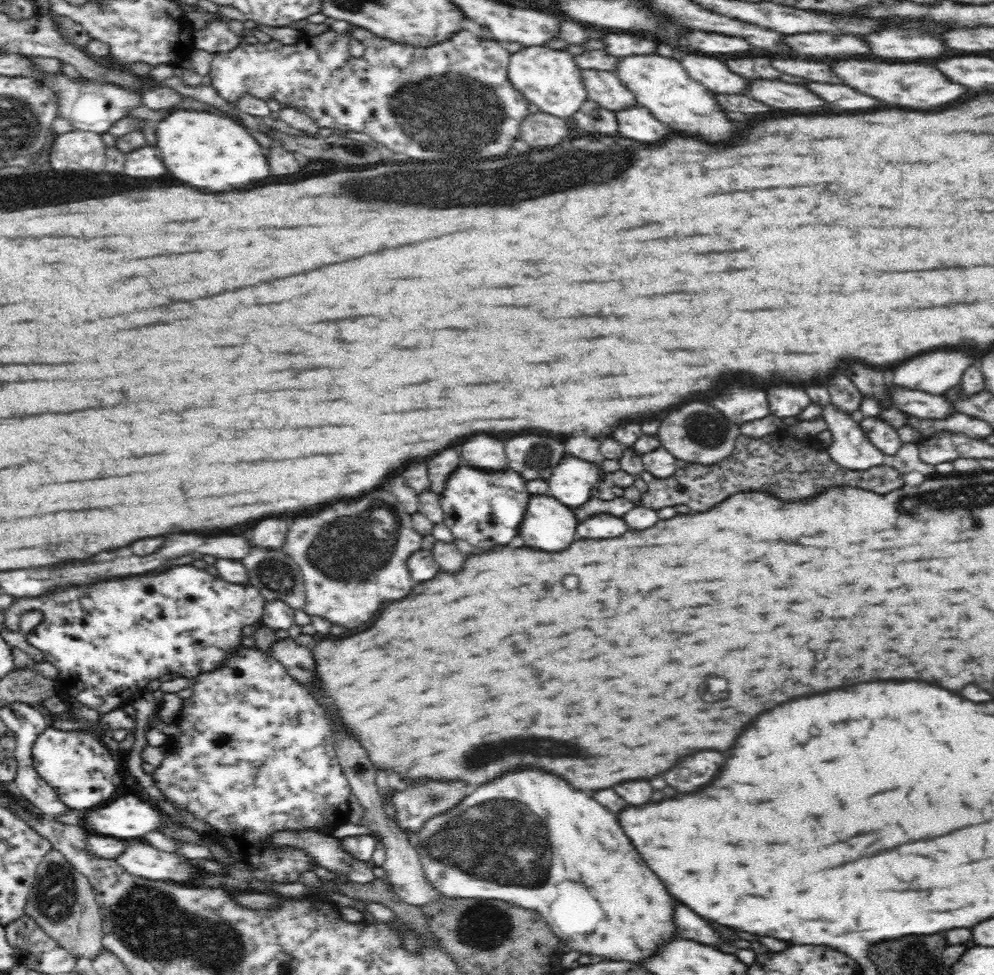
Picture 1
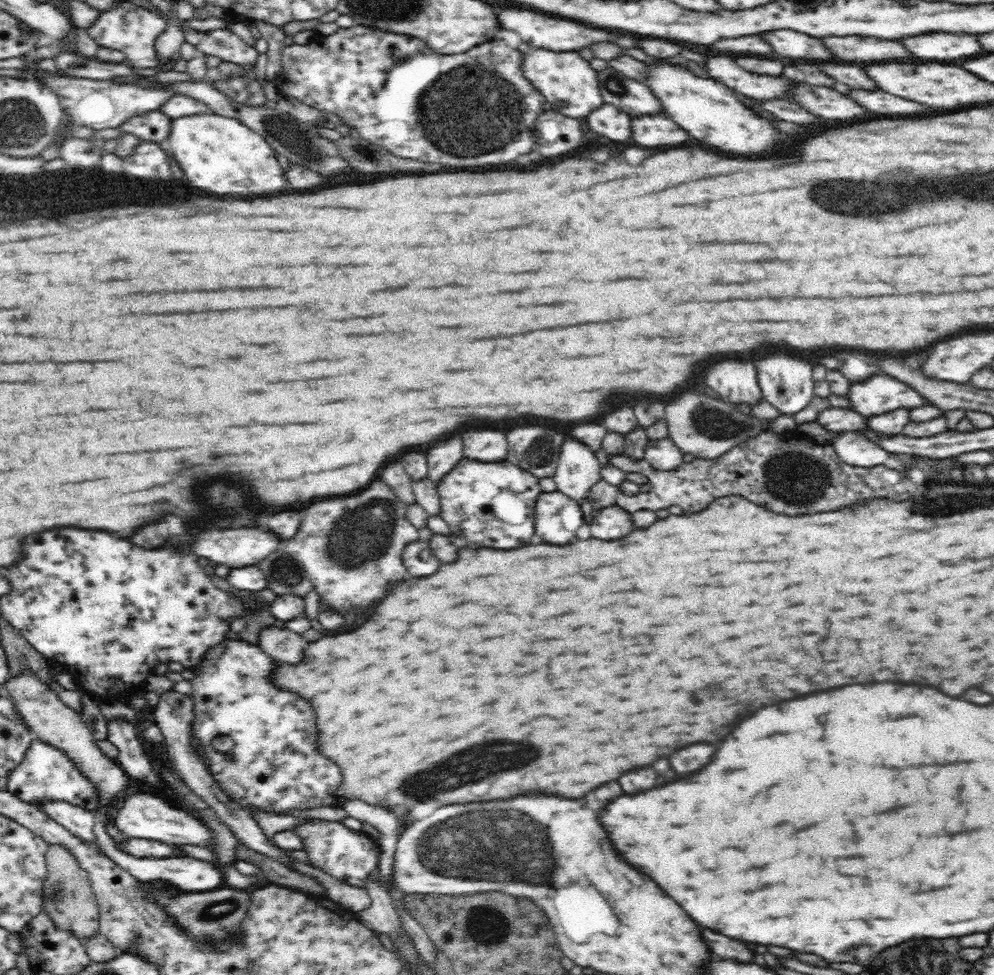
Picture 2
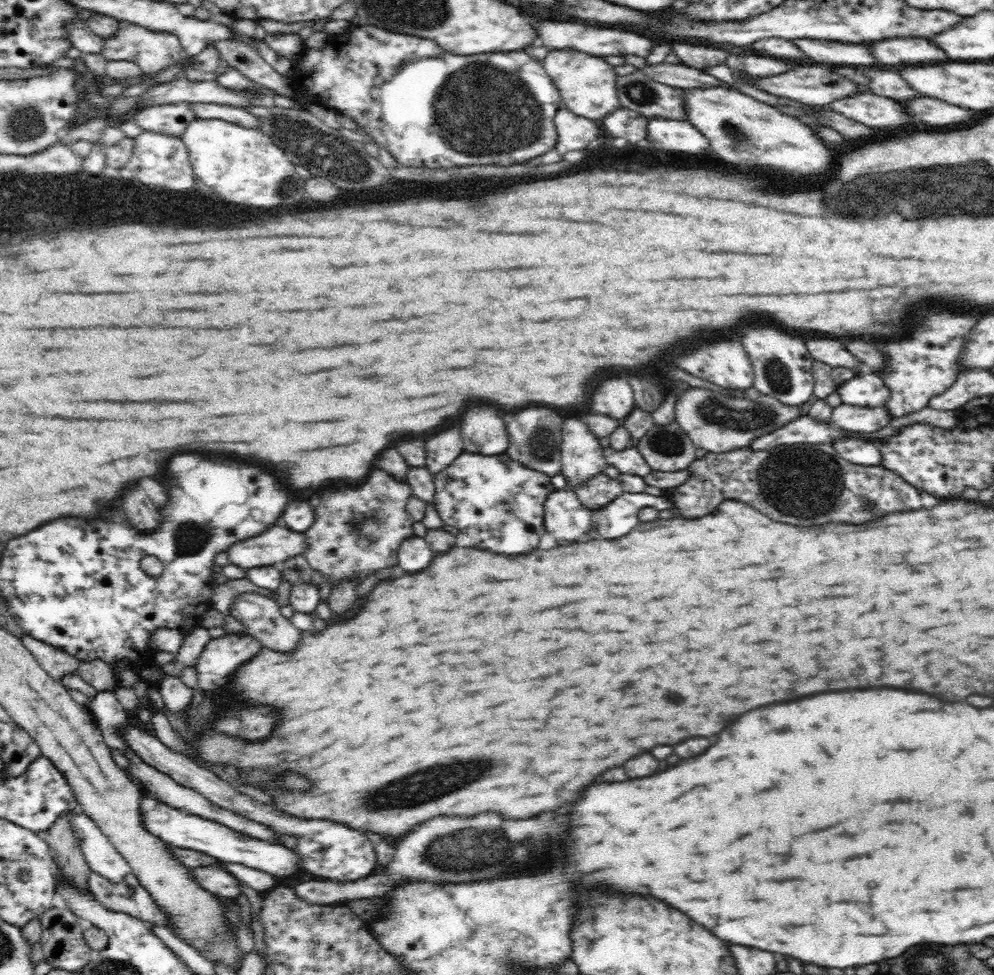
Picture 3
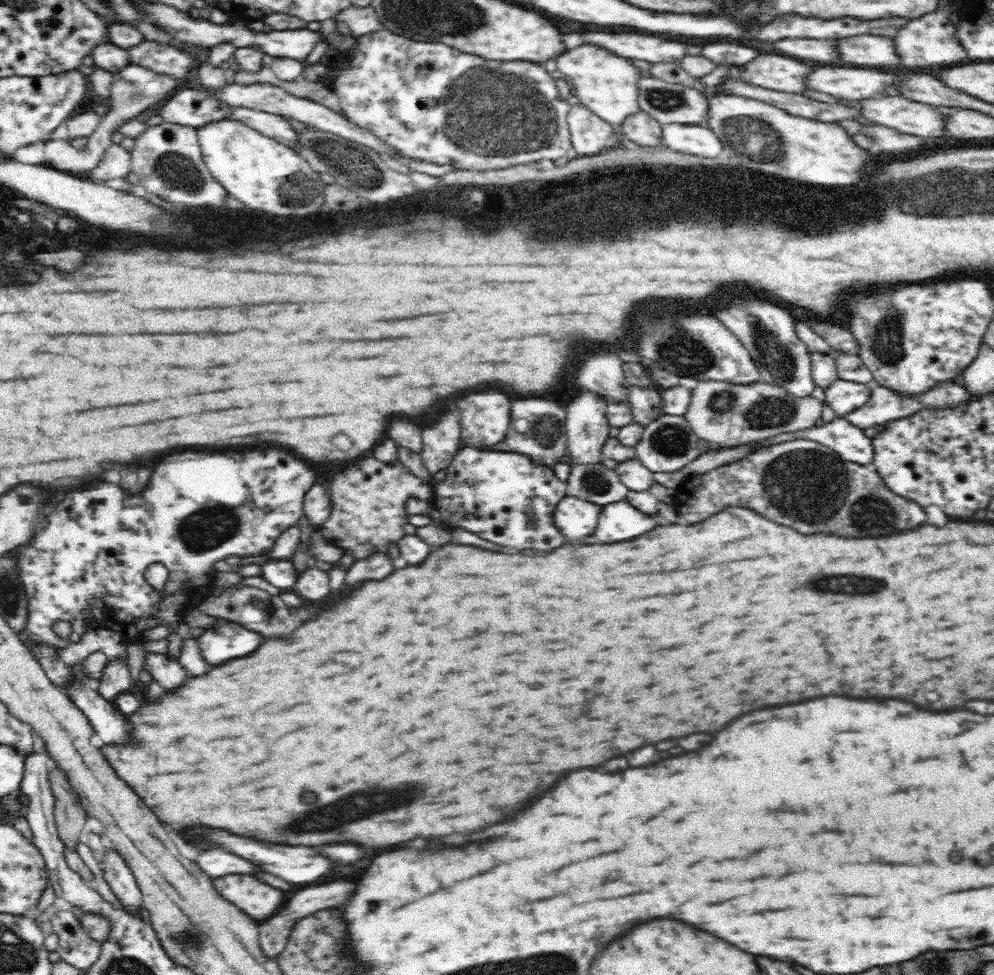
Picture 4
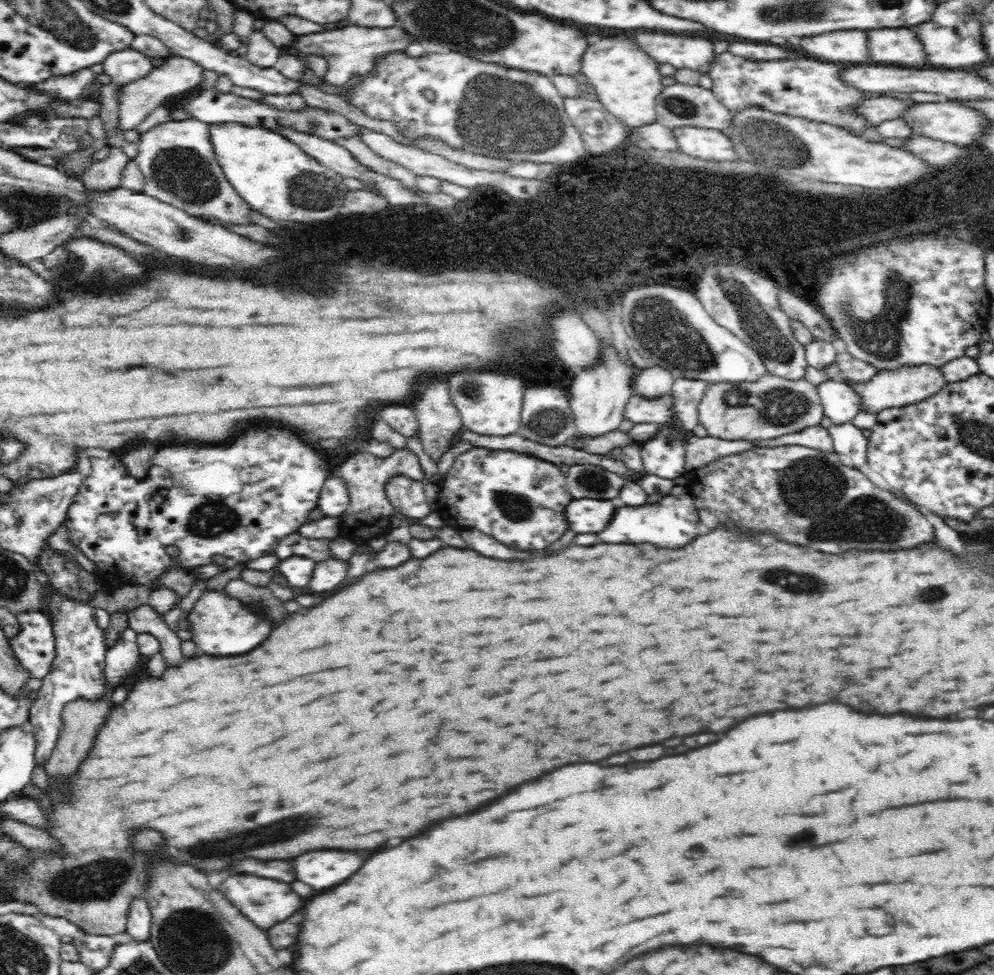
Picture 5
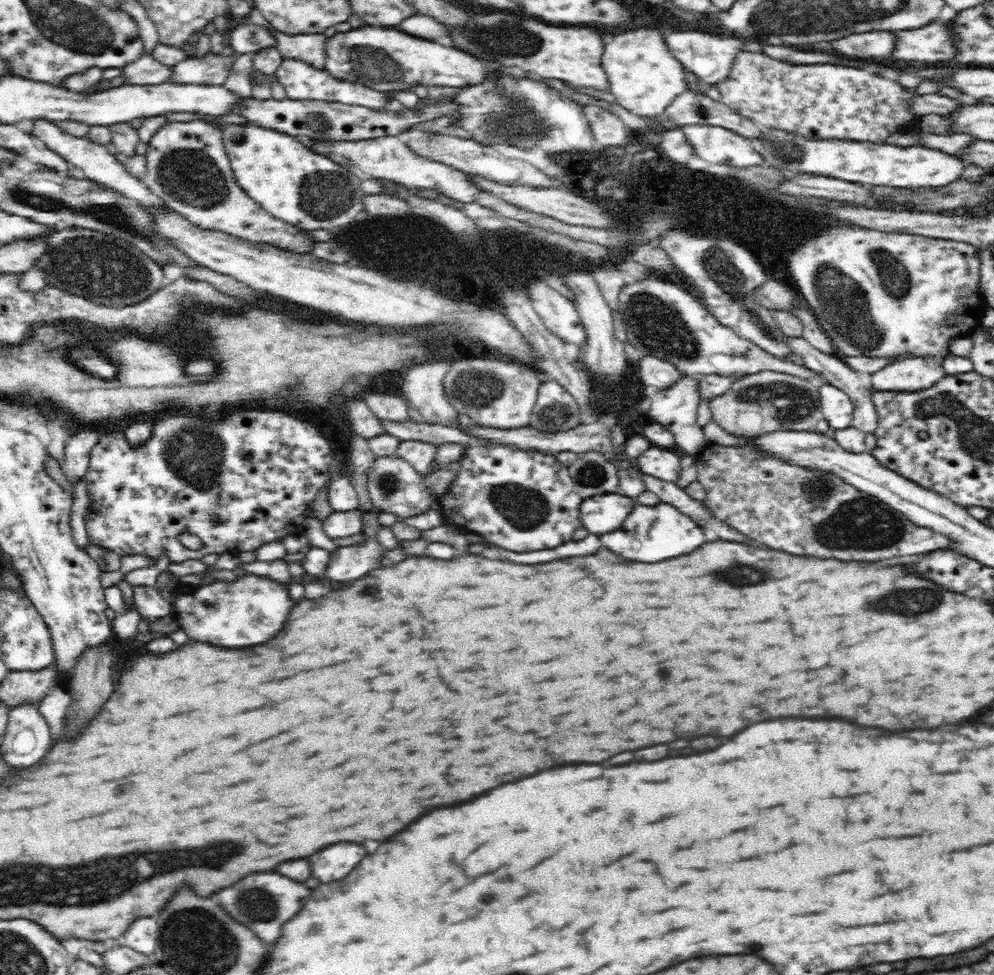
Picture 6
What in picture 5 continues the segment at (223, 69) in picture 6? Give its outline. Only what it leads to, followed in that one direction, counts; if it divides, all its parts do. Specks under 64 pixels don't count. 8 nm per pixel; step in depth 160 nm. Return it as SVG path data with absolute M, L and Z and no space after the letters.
M170 56L167 62L159 68L150 70L147 75L141 76L138 80L118 86L118 124L117 130L132 130L140 125L158 106L166 105L166 100L179 97L180 95L192 93L200 88L202 82L201 68L193 60L182 56Z

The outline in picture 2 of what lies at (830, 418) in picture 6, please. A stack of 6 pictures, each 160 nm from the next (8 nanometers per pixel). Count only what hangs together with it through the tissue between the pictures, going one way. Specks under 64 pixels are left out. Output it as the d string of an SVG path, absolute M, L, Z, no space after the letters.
M888 374L872 376L864 384L854 384L850 388L848 400L851 406L862 416L880 416L894 410L912 410L928 406L929 400L914 387L900 380L890 378Z

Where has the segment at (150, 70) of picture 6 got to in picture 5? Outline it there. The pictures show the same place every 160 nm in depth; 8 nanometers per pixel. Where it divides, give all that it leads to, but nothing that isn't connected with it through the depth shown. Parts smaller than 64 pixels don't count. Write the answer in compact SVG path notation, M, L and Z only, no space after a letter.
M131 47L106 56L101 64L104 73L108 74L112 78L112 83L117 86L130 84L154 70L150 58Z

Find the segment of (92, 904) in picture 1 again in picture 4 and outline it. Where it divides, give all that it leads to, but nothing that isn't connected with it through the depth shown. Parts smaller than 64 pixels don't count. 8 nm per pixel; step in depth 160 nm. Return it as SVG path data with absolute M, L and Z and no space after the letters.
M56 766L49 772L49 783L55 798L55 825L59 839L64 843L65 850L76 852L87 818L84 807L63 772Z

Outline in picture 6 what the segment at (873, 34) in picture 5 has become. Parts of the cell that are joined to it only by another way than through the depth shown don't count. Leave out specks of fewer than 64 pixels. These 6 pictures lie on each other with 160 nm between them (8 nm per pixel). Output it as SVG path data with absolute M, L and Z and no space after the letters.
M947 21L930 22L926 26L892 32L894 60L904 62L922 62L922 64L942 64L950 60L956 50L947 37Z

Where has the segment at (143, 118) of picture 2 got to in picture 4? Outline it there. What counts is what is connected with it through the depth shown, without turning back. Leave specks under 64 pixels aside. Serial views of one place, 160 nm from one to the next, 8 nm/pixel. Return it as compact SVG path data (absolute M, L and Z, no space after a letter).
M194 89L176 91L156 110L162 123L200 128L210 122L226 119L230 106L226 106Z

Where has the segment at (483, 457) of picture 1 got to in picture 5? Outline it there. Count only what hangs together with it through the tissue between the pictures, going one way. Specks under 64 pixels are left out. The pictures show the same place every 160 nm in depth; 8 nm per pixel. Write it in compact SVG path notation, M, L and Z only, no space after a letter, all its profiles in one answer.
M494 372L456 374L450 378L450 396L458 408L461 423L468 431L481 437L503 437L517 434L523 392L527 389L520 378Z

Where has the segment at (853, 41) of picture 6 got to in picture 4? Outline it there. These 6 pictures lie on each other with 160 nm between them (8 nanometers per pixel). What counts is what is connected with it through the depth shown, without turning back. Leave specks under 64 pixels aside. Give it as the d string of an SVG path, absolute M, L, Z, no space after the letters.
M783 38L772 42L772 48L778 55L786 54L785 57L798 58L798 60L812 60L809 62L822 62L822 64L836 64L836 52L832 52L833 44L828 40L818 40L812 38Z

